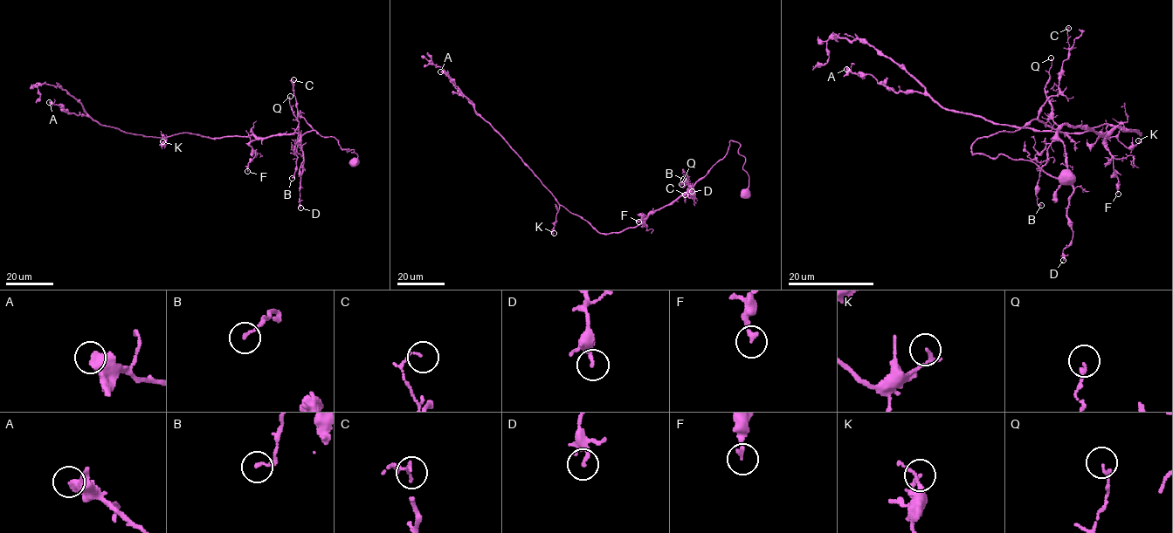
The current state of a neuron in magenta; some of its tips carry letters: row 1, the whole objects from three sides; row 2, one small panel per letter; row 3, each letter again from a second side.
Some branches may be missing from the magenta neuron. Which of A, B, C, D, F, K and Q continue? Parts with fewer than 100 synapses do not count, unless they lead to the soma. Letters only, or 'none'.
none

